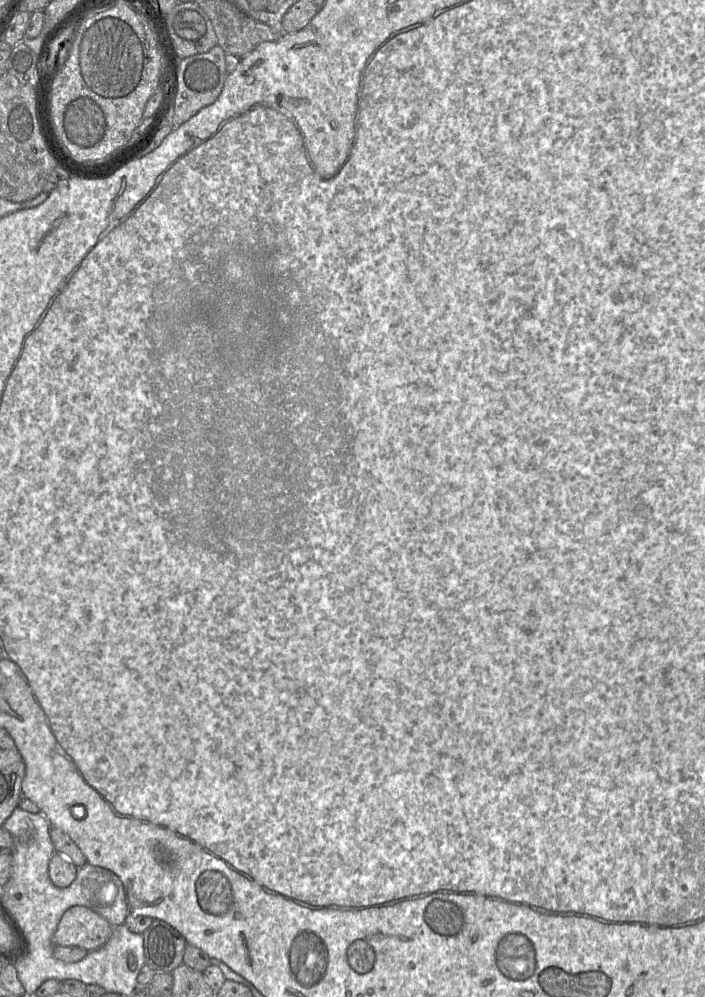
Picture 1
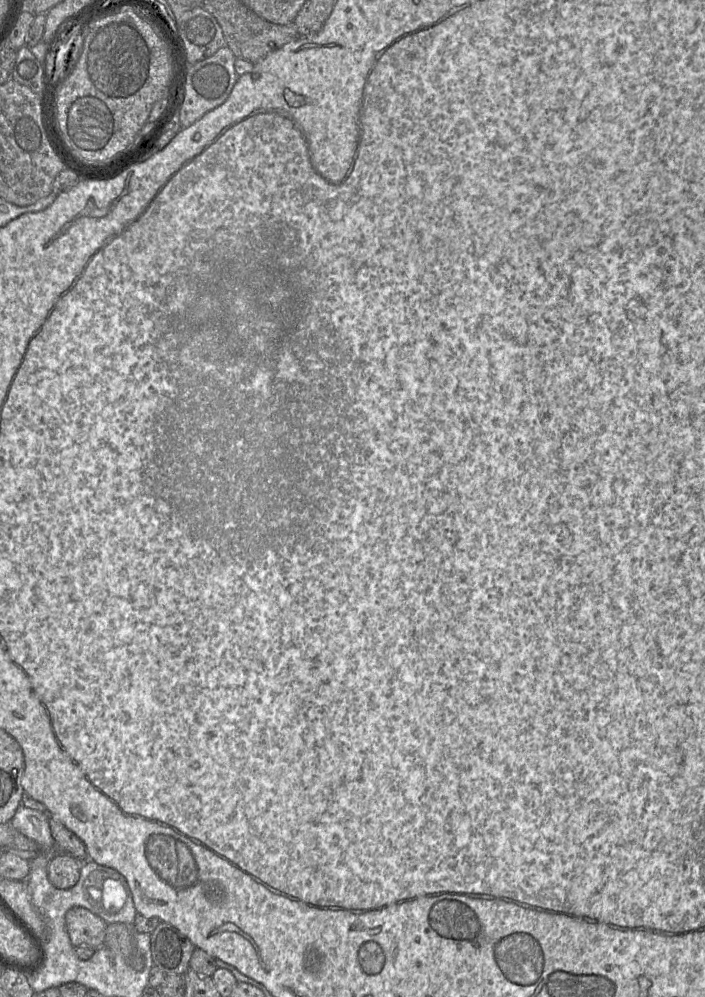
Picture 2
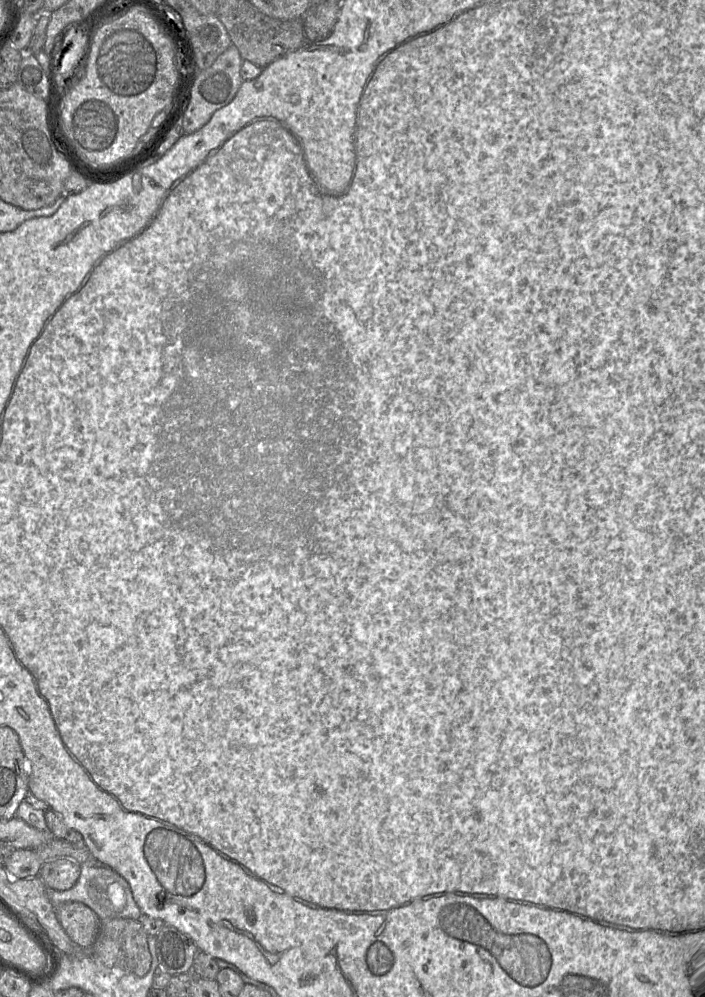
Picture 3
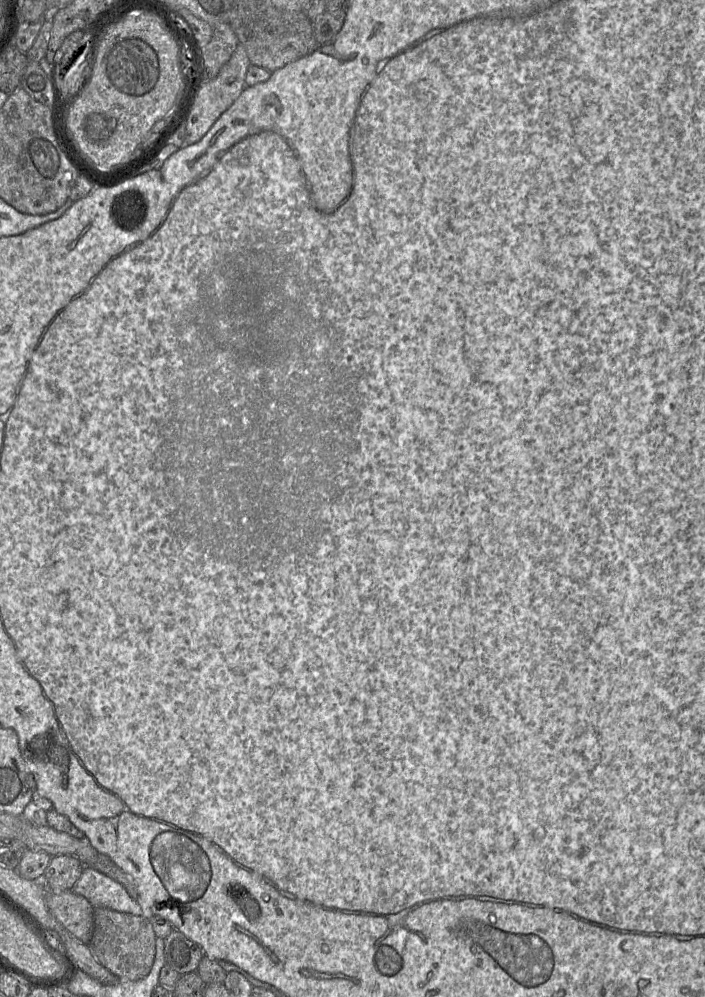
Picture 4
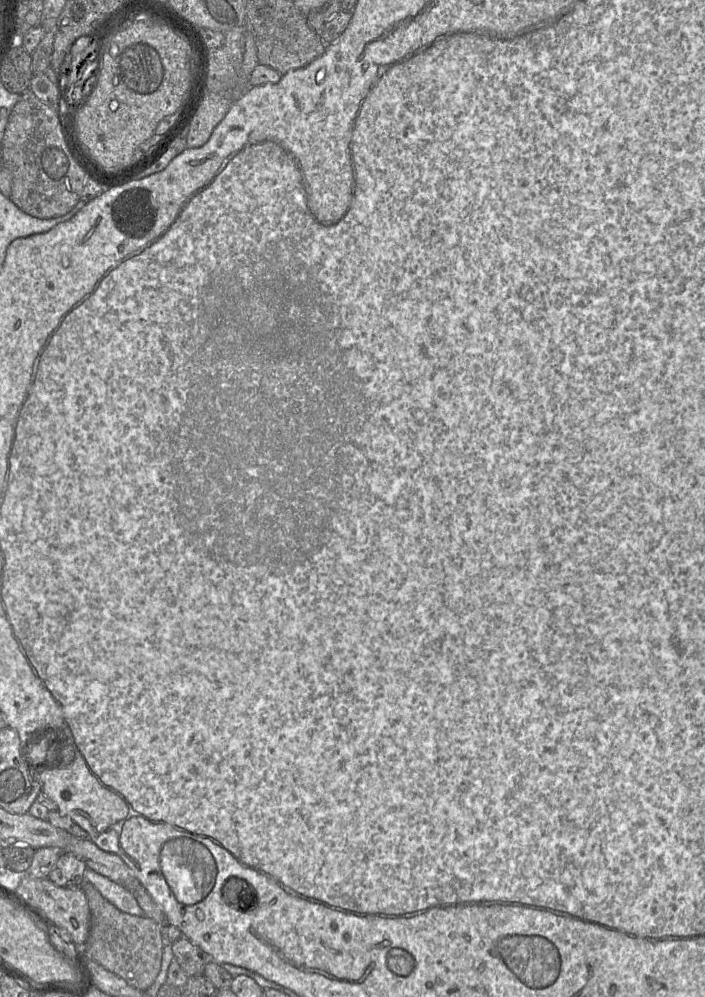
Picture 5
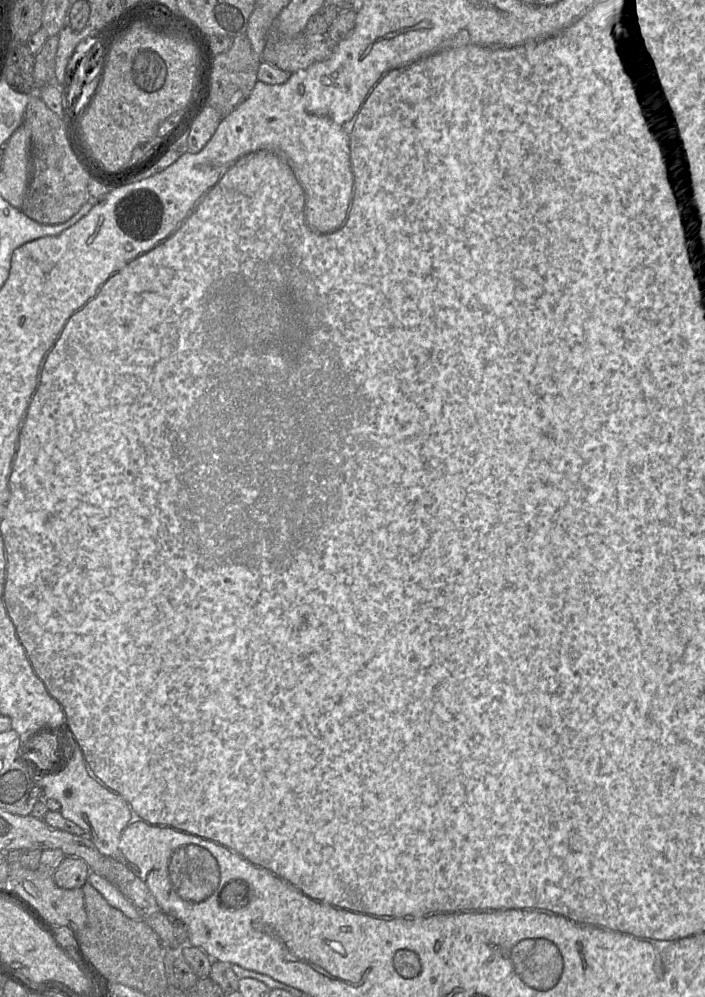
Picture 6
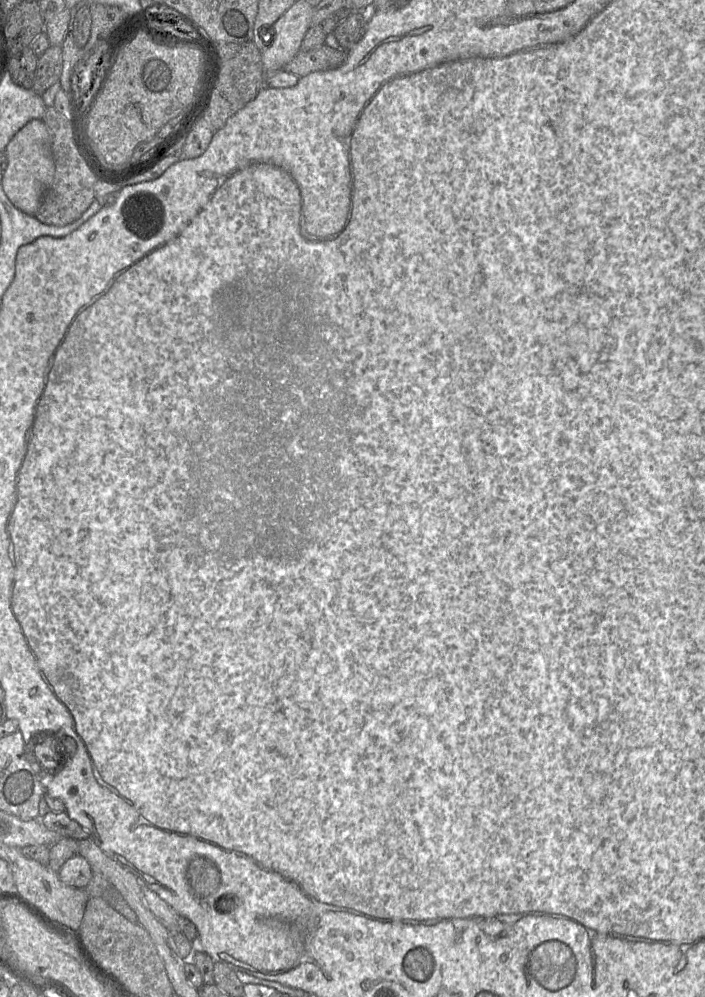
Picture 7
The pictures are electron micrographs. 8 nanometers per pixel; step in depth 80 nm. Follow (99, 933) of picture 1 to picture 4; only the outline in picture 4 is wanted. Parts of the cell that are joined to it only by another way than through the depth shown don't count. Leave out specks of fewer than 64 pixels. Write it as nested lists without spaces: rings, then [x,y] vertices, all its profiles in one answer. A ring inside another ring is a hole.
[[[49,891],[46,905],[52,916],[73,937],[85,945],[91,941],[94,907],[83,896],[72,891]]]

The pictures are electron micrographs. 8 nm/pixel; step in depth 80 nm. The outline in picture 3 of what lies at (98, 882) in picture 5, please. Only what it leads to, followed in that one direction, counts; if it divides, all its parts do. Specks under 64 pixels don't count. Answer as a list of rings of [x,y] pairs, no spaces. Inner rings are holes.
[[[81,864],[80,877],[71,889],[57,891],[47,888],[47,895],[54,908],[66,902],[81,902],[91,908],[101,920],[117,918],[138,920],[142,915],[127,881],[112,869],[101,864]]]

